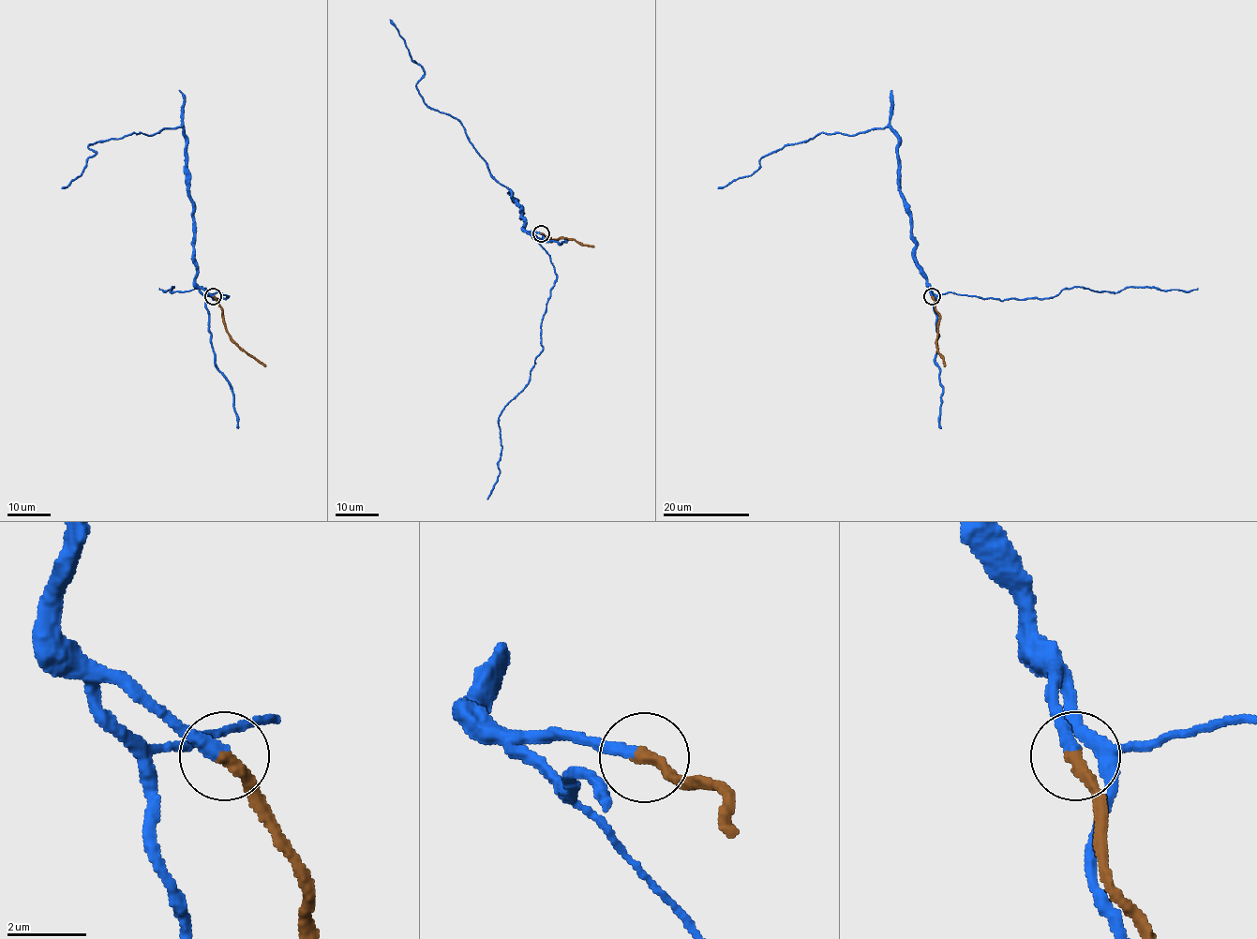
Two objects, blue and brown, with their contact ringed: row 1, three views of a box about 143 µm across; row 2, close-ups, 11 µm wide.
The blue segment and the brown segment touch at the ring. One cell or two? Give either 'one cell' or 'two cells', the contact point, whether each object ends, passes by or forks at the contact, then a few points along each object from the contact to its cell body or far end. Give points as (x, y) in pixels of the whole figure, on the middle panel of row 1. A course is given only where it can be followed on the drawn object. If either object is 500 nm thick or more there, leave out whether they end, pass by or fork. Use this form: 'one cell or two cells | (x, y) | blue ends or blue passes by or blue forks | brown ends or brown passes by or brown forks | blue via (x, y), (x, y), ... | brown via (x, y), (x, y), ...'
one cell | (541, 233) | blue ends | brown ends | blue via (542, 233), (523, 229), (521, 209), (459, 122), (424, 102), (416, 83), (424, 69), (389, 19) | brown via (542, 233), (551, 241), (572, 238), (593, 246)

